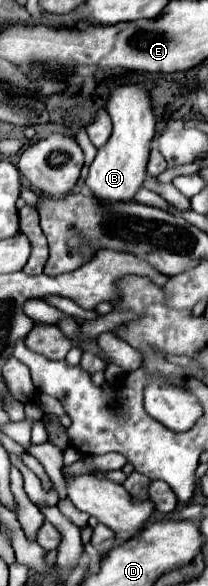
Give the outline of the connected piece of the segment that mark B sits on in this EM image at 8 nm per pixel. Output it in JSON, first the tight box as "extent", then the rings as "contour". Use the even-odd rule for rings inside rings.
{"extent":[87,84,157,200],"contour":[[[125,84],[111,90],[105,110],[113,120],[113,134],[107,144],[97,150],[97,156],[89,168],[87,186],[101,200],[133,200],[147,176],[147,160],[157,124],[153,104],[143,84]]]}

